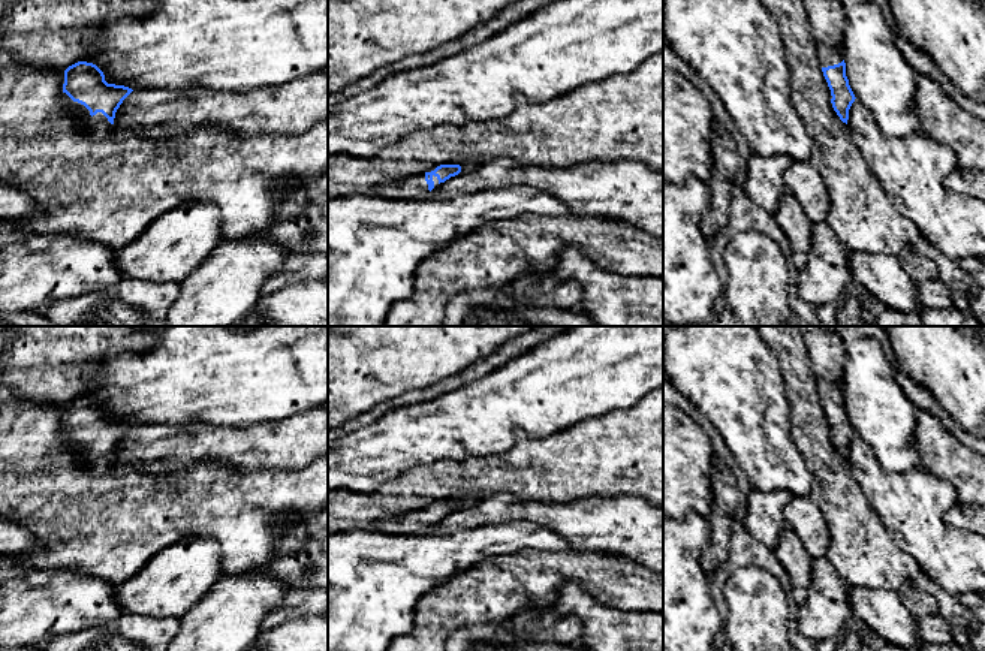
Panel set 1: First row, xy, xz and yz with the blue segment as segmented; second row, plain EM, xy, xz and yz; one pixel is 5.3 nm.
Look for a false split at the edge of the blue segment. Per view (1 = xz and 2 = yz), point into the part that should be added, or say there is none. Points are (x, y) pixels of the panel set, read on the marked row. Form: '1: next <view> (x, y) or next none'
1: next xz (410, 187)
2: next yz (828, 56)

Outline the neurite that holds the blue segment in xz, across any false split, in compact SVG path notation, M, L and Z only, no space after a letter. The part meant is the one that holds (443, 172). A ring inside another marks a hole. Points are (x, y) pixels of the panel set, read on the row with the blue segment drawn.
M440 165L431 172L392 180L388 184L376 186L368 193L392 199L424 199L440 183L461 172L460 165Z

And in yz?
M825 43L817 45L819 61L822 64L823 76L831 90L831 103L837 115L847 124L849 109L855 102L855 94L846 76L846 63L840 49L831 48Z

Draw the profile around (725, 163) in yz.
M720 127L714 129L711 138L711 175L708 187L711 190L711 207L702 217L702 233L711 242L729 220L732 186L735 172L739 168L737 145Z

